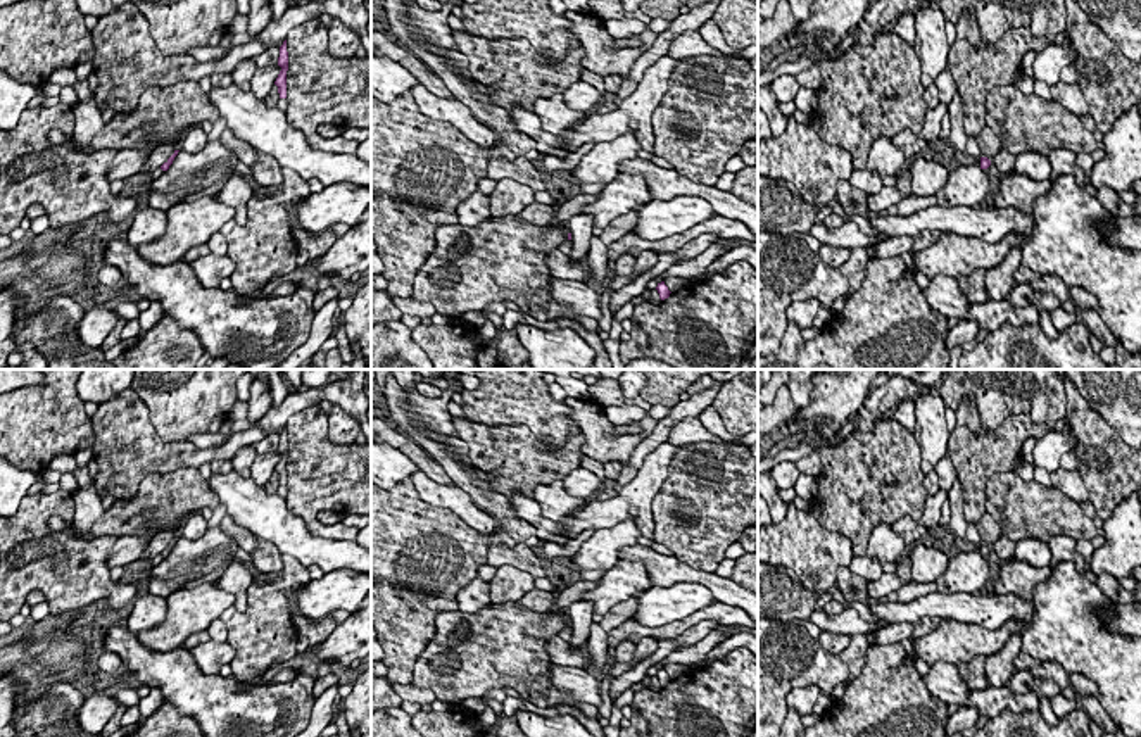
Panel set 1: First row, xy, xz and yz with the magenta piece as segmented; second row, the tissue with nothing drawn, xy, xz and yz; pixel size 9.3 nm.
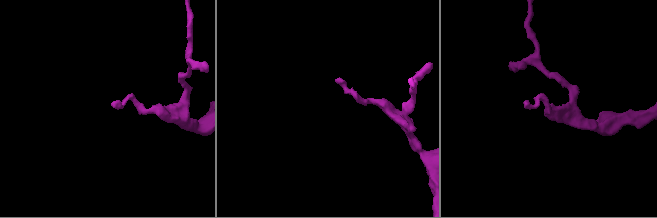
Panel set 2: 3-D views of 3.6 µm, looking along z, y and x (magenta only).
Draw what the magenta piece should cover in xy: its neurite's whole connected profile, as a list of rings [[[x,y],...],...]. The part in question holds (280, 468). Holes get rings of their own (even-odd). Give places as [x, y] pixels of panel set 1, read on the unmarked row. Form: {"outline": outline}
{"outline": [[[287,426],[280,433],[278,452],[281,454],[274,471],[278,473],[280,485],[287,485],[287,457],[288,457],[288,438]]]}

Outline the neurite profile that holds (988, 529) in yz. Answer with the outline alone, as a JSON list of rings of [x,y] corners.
[[[984,513],[982,518],[977,521],[977,532],[982,544],[987,544],[989,547],[1001,537],[1001,528],[989,513]]]

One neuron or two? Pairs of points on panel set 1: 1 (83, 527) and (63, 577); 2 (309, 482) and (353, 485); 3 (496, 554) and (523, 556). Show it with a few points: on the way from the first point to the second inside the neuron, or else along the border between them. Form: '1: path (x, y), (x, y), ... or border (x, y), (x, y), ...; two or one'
1: border (80, 537), (94, 539); two
2: path (320, 482), (342, 482); one
3: path (503, 554), (516, 556); one

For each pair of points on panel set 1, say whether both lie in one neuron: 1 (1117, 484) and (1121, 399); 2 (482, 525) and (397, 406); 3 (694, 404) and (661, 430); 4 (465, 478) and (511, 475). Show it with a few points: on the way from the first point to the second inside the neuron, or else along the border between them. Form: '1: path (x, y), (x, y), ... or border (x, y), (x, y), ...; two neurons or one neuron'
1: border (1090, 406), (1122, 440); two neurons
2: border (454, 484), (485, 511); two neurons
3: path (686, 408), (670, 422); one neuron
4: border (487, 480), (506, 497), (513, 511); two neurons

